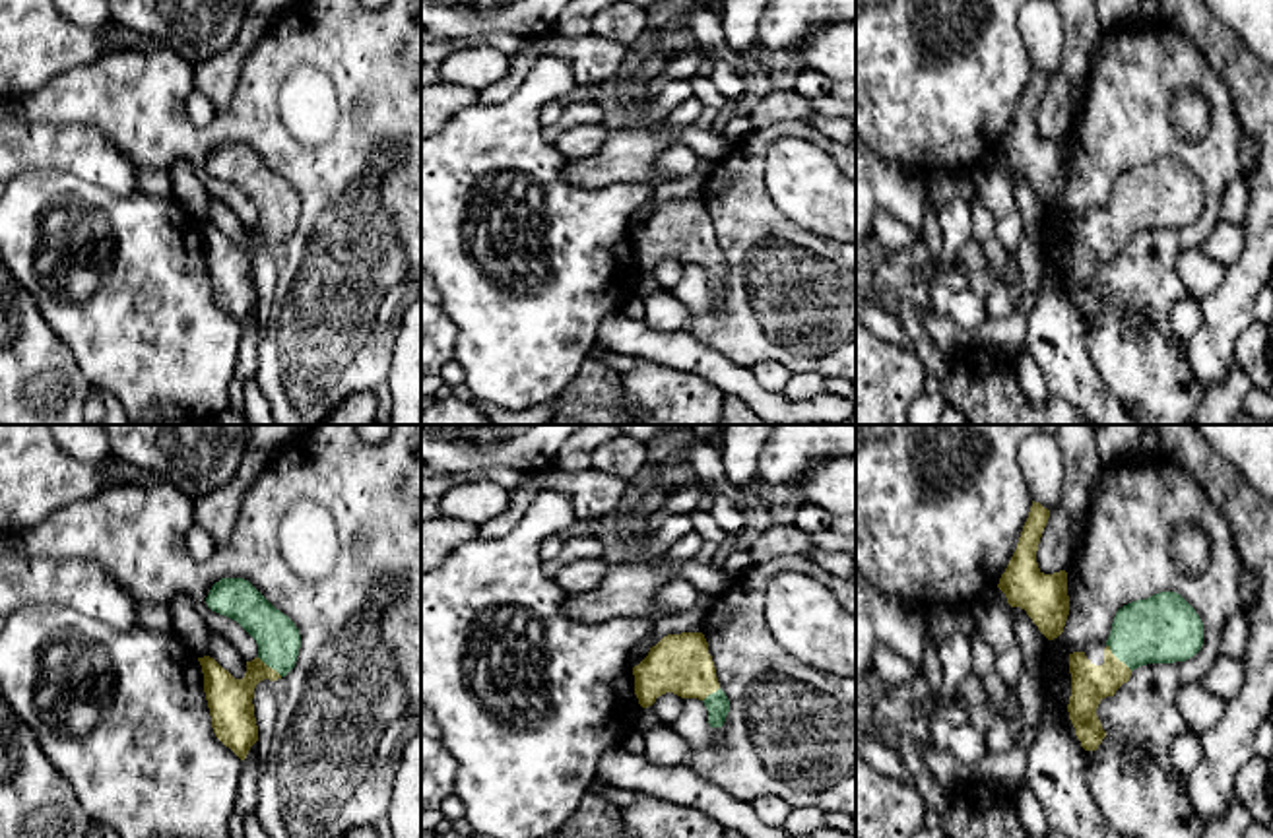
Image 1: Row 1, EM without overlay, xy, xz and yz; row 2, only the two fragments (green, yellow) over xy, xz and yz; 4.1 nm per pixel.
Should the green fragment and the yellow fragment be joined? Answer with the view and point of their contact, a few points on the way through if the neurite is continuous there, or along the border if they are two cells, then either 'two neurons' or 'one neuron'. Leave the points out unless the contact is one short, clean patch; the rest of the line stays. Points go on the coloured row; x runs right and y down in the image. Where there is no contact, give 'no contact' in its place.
contact yz (1118, 658); way yz (1163, 629), (1145, 631), (1118, 658), (1089, 683); one neuron

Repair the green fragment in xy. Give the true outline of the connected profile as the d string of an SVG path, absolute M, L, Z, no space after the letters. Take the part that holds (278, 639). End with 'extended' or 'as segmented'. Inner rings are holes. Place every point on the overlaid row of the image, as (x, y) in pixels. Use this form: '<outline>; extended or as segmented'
M221 578L206 597L212 611L237 621L258 644L243 679L235 679L213 658L198 658L215 737L241 760L258 741L254 689L260 681L285 677L297 661L301 634L248 580Z; extended

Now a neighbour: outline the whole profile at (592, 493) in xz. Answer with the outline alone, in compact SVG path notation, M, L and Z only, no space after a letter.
M549 466L528 475L528 483L538 491L553 489L565 495L574 508L576 520L592 520L617 512L621 497L631 491L629 481L596 471L594 467L563 471Z

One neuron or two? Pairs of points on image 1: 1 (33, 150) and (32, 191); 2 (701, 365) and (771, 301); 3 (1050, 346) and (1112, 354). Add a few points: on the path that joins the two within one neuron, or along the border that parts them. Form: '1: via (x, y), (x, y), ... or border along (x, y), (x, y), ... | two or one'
1: border along (20, 171), (68, 171), (78, 179) | two
2: border along (687, 330), (728, 359), (750, 369) | two
3: border along (1074, 307), (1109, 390) | two

